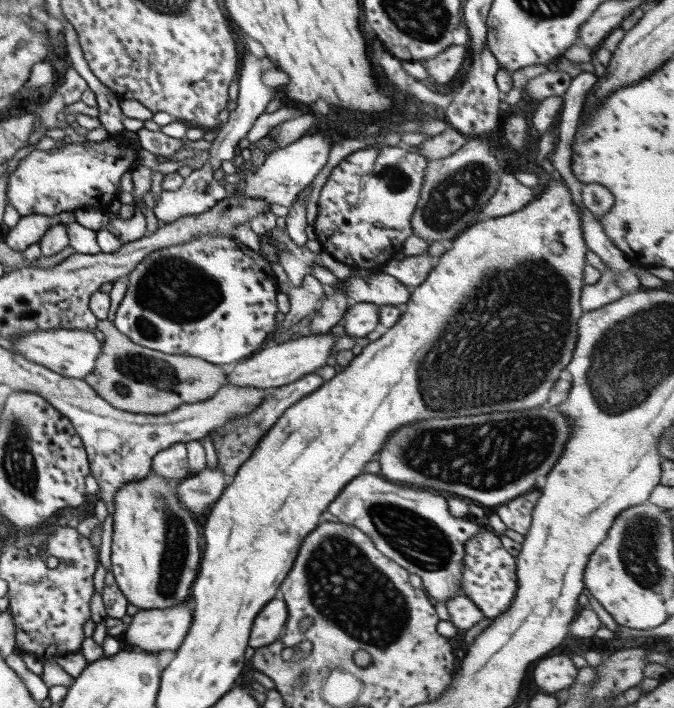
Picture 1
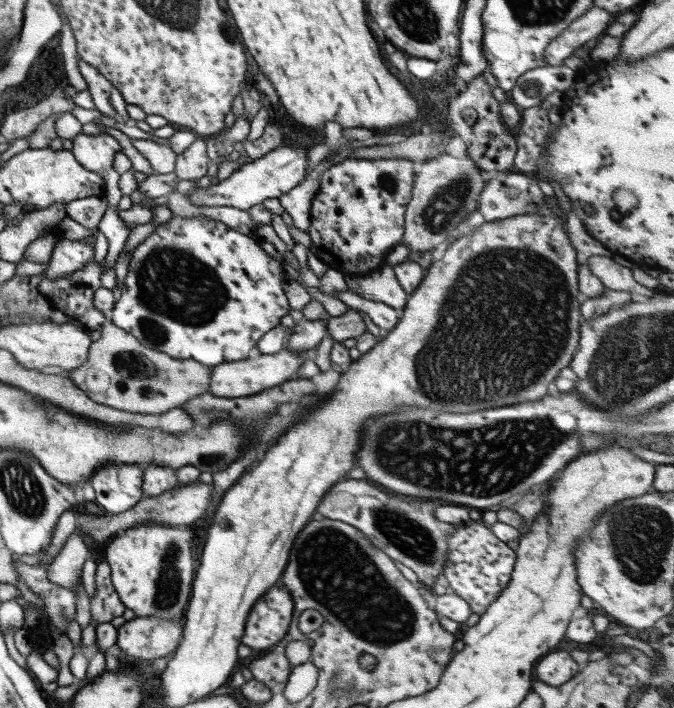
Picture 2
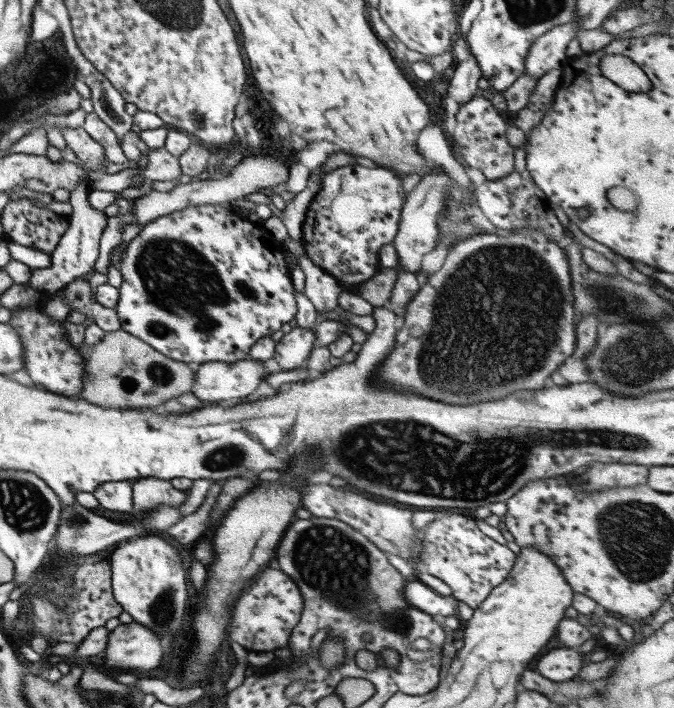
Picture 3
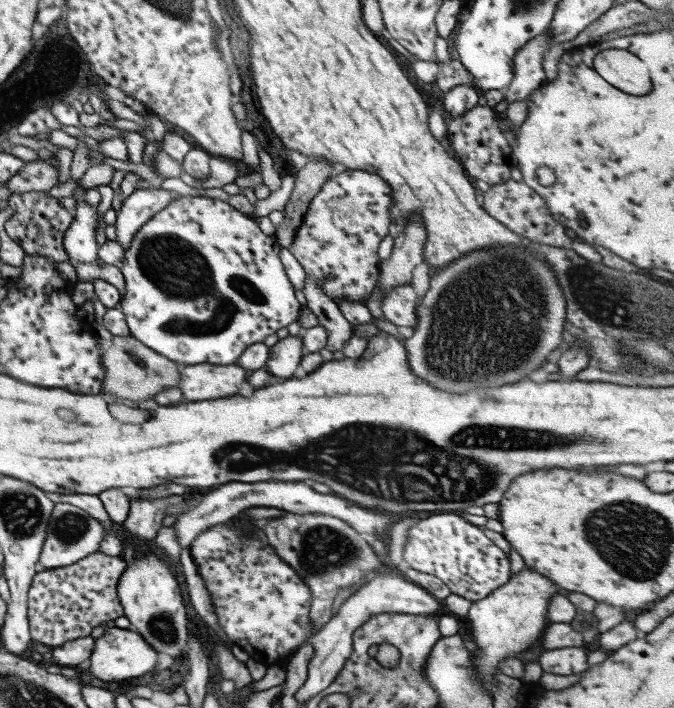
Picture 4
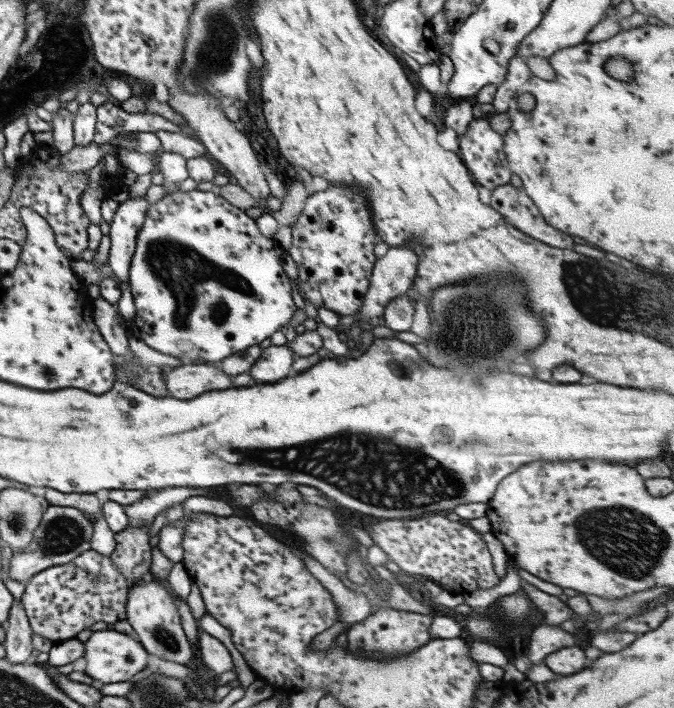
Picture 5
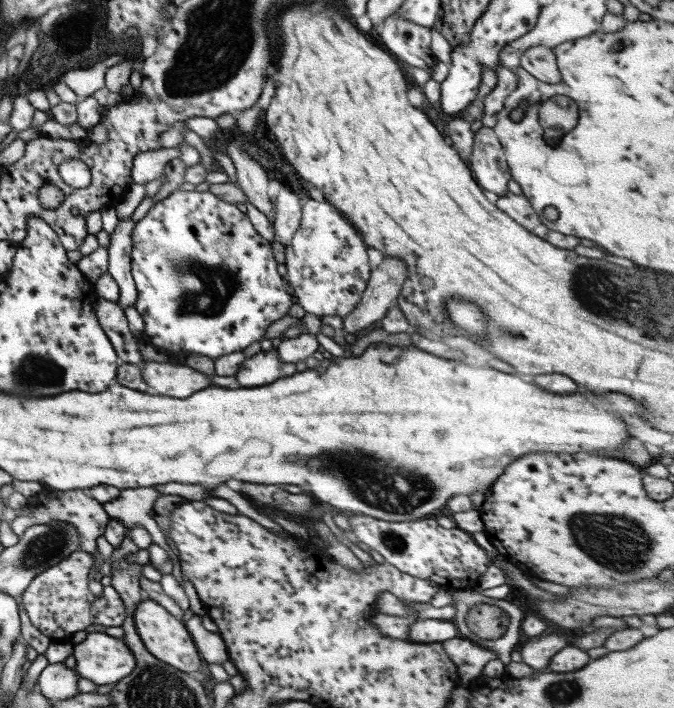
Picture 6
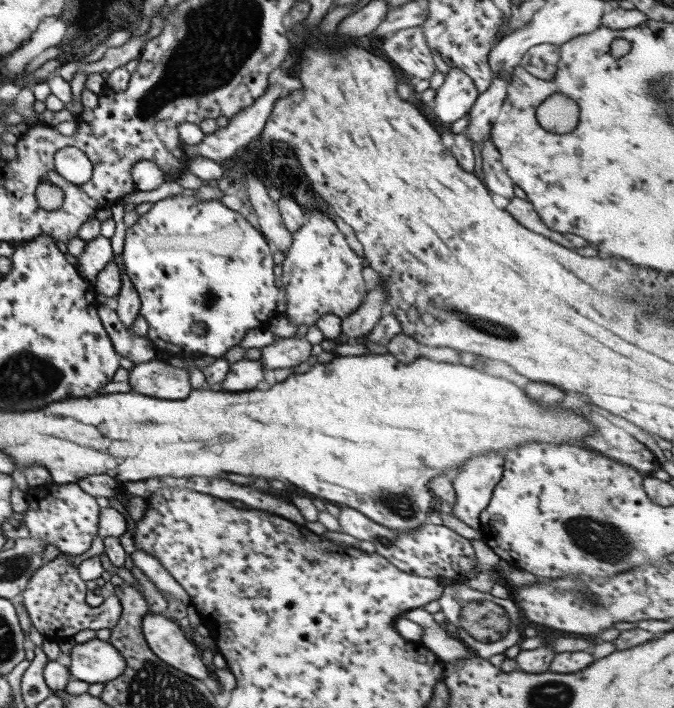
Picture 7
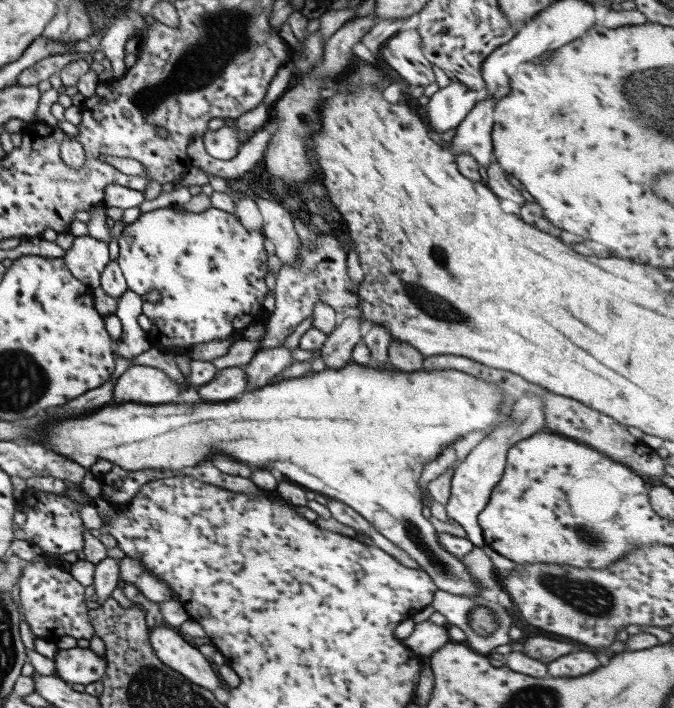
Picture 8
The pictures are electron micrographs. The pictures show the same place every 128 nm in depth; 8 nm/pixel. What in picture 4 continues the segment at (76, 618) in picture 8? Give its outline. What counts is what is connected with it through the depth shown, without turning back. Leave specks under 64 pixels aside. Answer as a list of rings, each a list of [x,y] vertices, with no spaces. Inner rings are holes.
[[[98,550],[77,560],[66,567],[37,570],[33,575],[26,594],[27,619],[30,638],[42,642],[48,648],[88,636],[93,628],[109,620],[114,621],[123,615],[122,607],[117,599],[117,580],[125,570],[125,558],[121,555],[107,556]]]

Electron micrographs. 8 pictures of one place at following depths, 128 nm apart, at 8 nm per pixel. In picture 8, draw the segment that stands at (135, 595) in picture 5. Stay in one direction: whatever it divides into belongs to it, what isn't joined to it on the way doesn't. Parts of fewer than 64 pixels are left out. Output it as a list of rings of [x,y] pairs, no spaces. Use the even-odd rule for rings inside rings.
[[[162,625],[149,629],[149,644],[157,660],[189,682],[213,692],[220,687],[213,668],[186,637]]]

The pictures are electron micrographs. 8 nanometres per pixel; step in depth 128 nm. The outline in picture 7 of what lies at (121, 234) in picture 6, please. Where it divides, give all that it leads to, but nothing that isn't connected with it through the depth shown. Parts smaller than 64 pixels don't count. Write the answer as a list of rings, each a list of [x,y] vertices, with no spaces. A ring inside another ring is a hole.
[[[120,254],[113,256],[112,260],[119,266],[119,273],[121,273],[121,286],[116,296],[117,306],[115,306],[114,311],[119,320],[127,326],[127,332],[131,332],[133,320],[140,315],[140,300],[131,280],[129,280],[129,276],[123,270]]]

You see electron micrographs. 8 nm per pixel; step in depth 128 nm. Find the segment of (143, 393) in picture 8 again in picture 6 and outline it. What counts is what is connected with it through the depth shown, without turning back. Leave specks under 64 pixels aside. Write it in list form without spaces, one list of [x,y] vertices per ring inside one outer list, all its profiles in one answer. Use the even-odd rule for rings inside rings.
[[[172,362],[141,364],[141,378],[149,386],[149,392],[176,399],[187,398],[193,392],[213,385],[210,377],[187,365]]]

